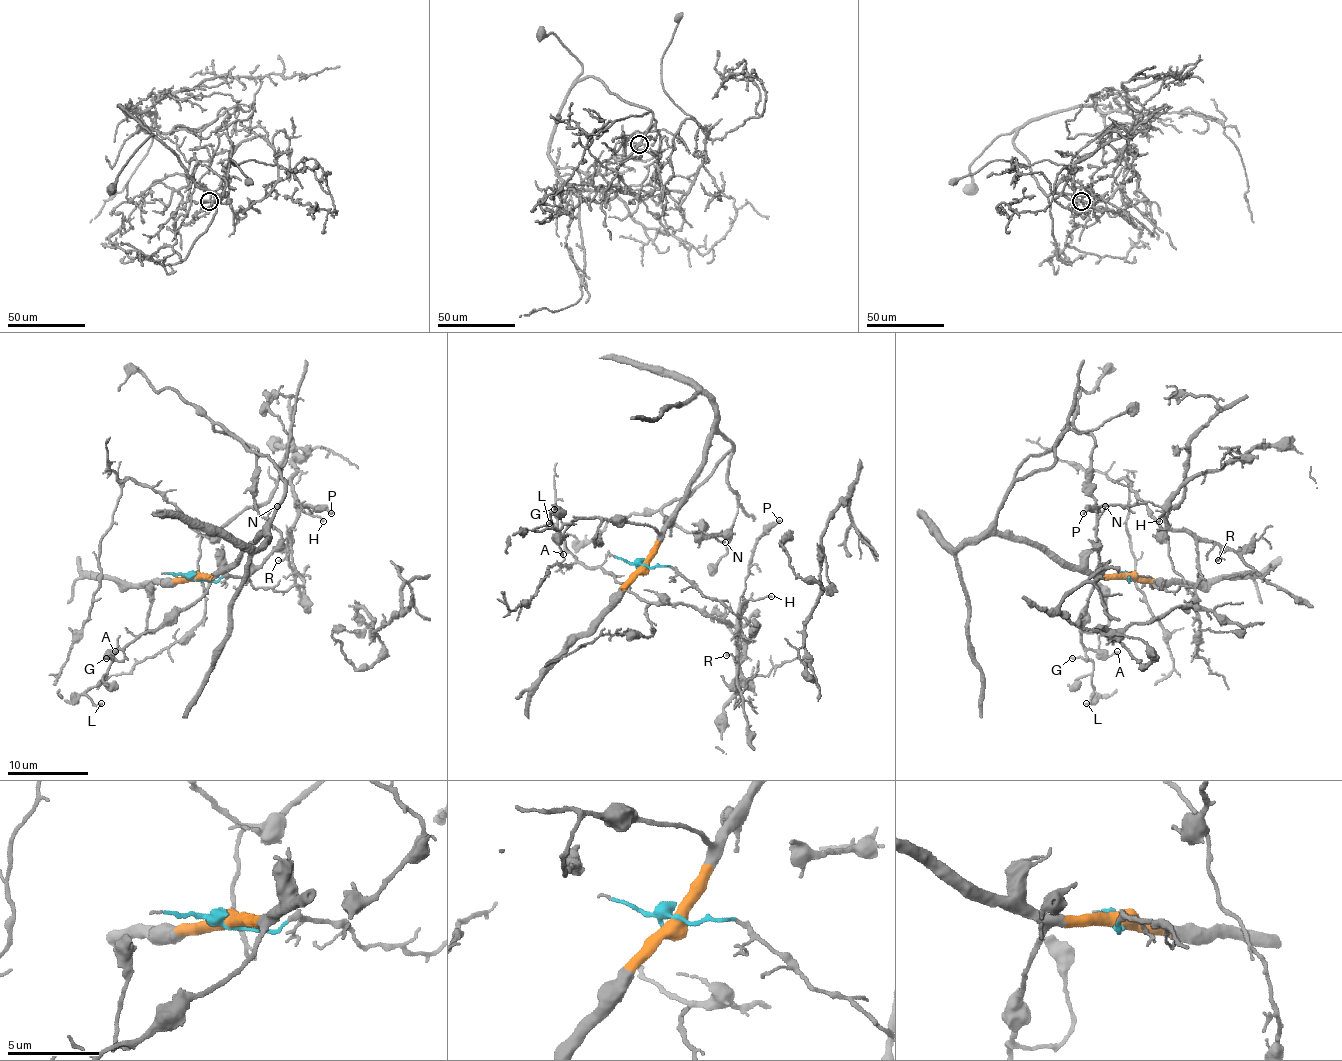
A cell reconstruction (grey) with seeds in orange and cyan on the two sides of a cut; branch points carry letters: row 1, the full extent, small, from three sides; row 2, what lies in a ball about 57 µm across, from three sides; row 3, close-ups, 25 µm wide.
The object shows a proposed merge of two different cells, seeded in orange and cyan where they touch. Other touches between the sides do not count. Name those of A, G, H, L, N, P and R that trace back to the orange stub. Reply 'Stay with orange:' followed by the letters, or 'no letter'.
Stay with orange: A, G, L, N

